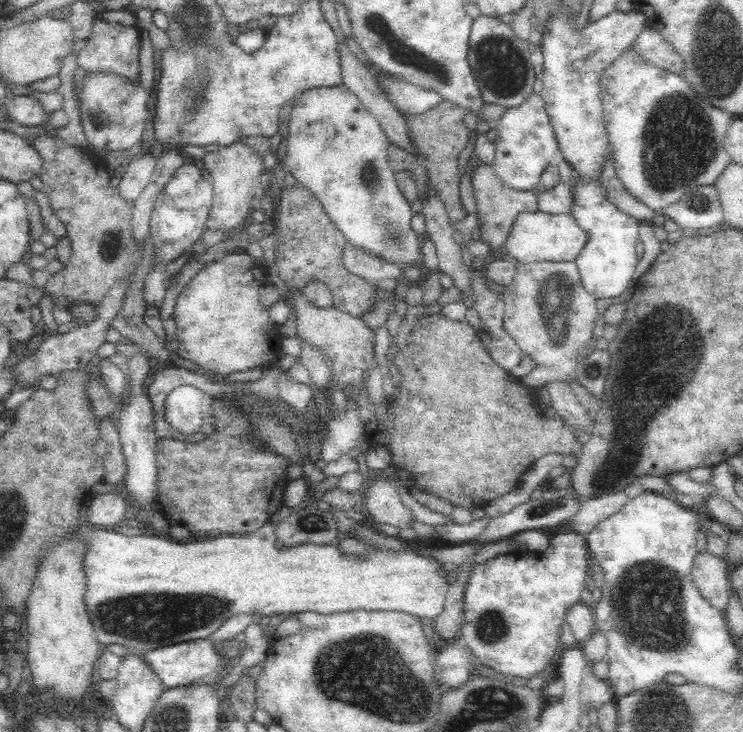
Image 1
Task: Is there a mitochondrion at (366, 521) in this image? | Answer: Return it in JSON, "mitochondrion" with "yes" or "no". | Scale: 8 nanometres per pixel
{"mitochondrion":"no"}

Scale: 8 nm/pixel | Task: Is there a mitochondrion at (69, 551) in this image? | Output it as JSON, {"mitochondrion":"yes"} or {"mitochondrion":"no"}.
{"mitochondrion":"no"}

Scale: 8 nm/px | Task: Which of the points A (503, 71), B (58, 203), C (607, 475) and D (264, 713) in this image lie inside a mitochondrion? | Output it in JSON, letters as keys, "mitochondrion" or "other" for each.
{"A":"mitochondrion","B":"other","C":"mitochondrion","D":"other"}

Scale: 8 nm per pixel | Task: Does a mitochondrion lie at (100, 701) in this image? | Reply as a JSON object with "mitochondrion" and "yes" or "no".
{"mitochondrion":"no"}

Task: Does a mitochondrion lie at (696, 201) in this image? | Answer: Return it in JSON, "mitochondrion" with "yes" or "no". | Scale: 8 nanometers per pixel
{"mitochondrion":"yes"}

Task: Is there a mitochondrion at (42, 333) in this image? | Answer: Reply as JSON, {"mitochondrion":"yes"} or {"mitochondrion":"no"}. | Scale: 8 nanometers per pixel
{"mitochondrion":"no"}

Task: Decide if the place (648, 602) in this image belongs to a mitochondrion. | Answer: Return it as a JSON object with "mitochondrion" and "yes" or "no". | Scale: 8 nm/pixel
{"mitochondrion":"yes"}

